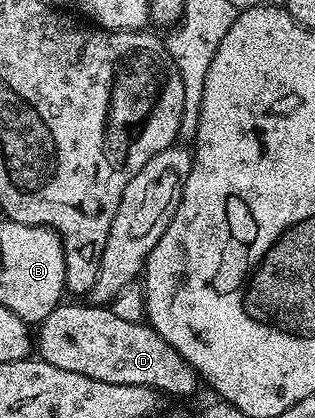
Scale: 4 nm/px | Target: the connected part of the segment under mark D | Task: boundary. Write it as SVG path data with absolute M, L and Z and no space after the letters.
M61 304L39 323L34 342L43 361L54 364L54 368L66 368L66 372L90 376L90 380L102 380L102 384L151 386L157 392L165 390L180 398L195 392L196 369L156 330L143 321L131 322L115 314L107 305L87 305Z

